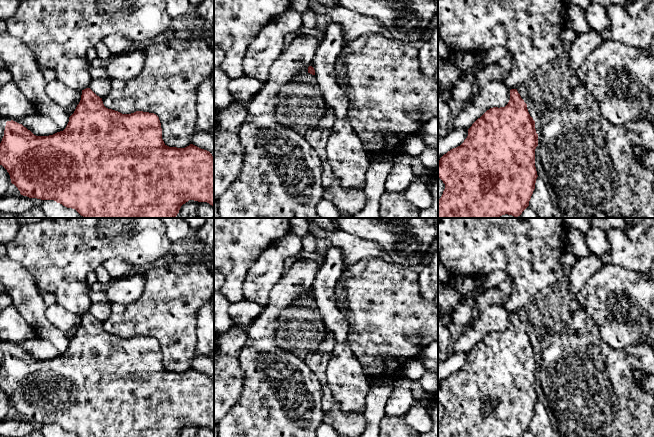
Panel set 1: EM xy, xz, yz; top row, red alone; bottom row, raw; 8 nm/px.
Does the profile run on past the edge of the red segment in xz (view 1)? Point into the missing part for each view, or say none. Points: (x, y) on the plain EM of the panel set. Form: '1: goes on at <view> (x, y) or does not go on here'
1: does not go on here

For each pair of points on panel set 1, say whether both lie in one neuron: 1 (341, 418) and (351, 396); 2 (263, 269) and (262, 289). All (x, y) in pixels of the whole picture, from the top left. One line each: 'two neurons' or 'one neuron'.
1: two neurons
2: one neuron

